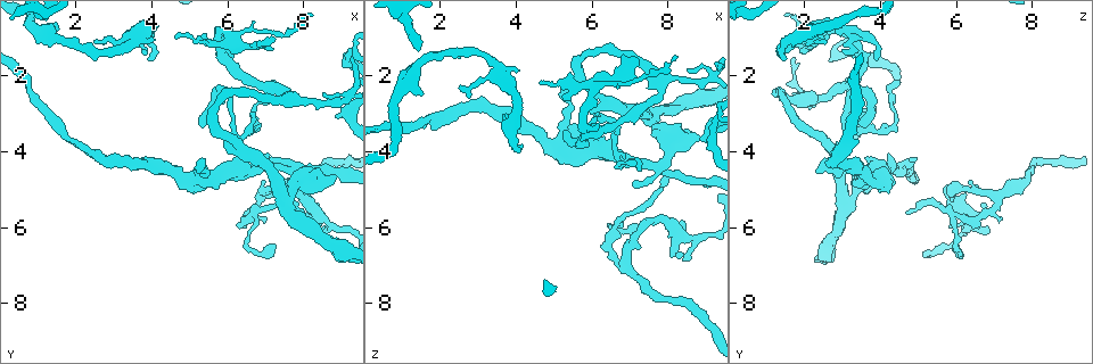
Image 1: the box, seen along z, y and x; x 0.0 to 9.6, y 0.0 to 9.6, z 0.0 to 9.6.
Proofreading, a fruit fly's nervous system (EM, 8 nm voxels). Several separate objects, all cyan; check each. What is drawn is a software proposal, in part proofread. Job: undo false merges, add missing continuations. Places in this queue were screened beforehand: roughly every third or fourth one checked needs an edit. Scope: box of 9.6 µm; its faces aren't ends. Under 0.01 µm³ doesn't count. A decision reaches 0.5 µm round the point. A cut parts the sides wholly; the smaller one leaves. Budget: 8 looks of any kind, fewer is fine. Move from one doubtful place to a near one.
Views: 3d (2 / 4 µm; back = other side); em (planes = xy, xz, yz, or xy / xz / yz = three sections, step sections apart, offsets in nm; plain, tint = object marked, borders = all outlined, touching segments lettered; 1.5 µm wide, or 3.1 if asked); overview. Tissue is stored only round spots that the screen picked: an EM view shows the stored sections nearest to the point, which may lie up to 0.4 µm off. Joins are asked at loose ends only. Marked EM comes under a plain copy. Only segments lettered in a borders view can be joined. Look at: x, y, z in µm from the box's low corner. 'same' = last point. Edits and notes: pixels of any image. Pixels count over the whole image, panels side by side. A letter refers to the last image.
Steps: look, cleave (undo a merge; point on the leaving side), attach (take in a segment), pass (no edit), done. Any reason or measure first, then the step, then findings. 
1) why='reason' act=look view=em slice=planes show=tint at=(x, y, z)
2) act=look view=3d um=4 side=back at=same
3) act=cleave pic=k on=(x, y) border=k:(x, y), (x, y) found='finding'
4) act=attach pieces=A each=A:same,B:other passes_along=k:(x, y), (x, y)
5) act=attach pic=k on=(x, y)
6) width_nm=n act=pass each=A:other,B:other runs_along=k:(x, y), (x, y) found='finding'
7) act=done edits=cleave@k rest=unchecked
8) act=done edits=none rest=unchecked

why='an open end' act=look view=3d um=4 at=(2.55, 1.05, 2.25)

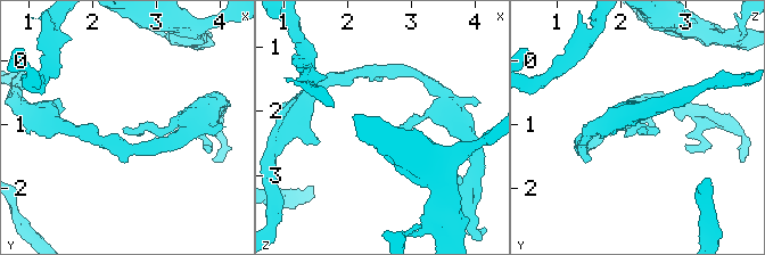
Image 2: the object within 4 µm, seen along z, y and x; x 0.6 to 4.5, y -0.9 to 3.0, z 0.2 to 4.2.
act=look view=em slice=planes show=borders at=(2.55, 1.10, 2.25)

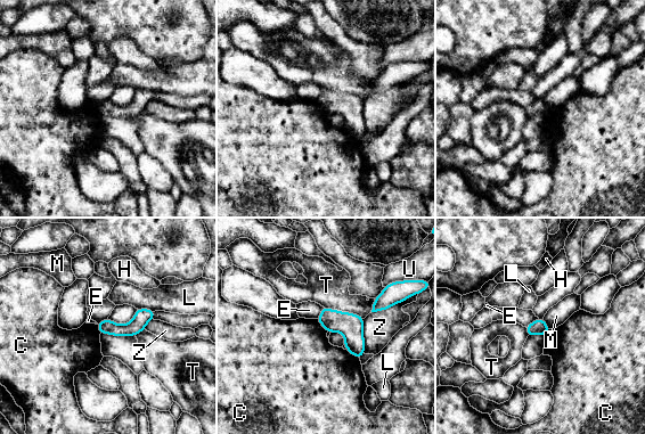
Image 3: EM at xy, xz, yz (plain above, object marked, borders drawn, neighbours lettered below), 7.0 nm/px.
width_nm=100 act=pass each=C:other,E:other,H:other,L:other,M:other,T:other,U:other,Z:other border=3:(323, 305), (350, 311), (364, 318) found='none of them fits'

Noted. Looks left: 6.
why='free end' act=look view=3d um=4 side=back at=(5.20, 4.60, 2.30)

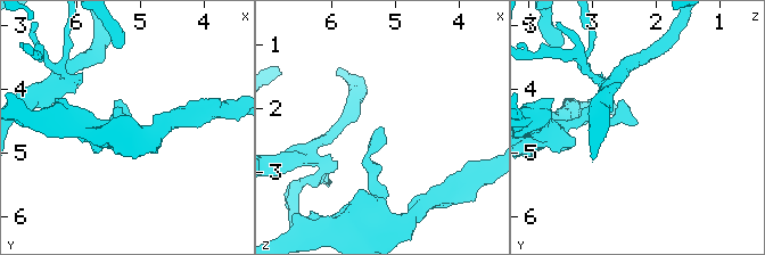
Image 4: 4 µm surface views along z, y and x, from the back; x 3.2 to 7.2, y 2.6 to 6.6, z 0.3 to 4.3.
act=look view=em slice=yz step=4 show=borders at=(5.15, 4.50, 2.30)

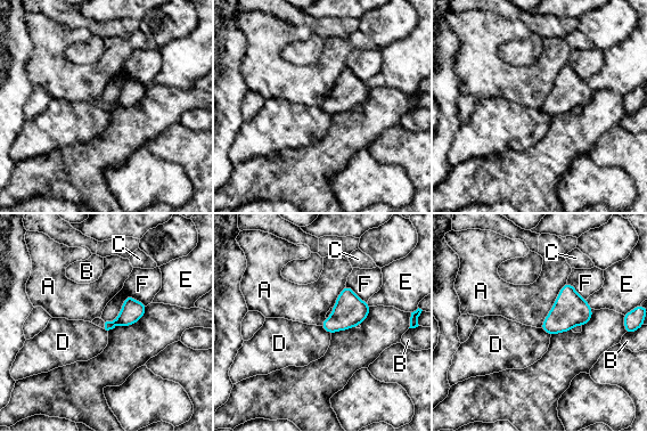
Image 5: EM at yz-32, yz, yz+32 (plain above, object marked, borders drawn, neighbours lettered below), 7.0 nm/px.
act=look view=em slice=planes show=borders at=same

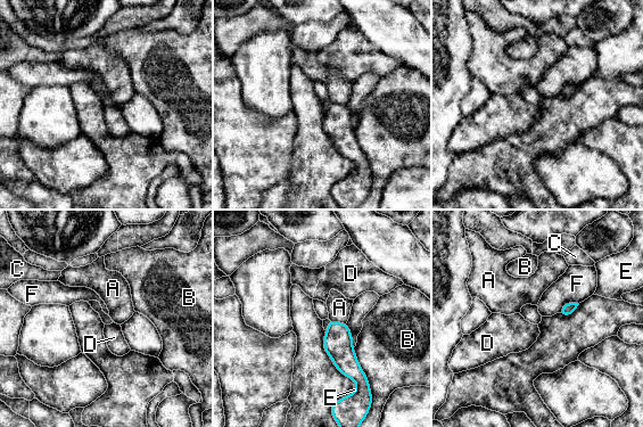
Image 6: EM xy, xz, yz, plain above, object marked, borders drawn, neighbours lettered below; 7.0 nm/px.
act=pass each=A:other,B:other,C:other,D:other,E:other,F:other border=6:(578, 303), (567, 302), (558, 312) found='none of them fits'

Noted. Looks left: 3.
why='tapers out' act=look view=em slice=yz step=8 show=tint at=(7.20, 2.20, 4.55)

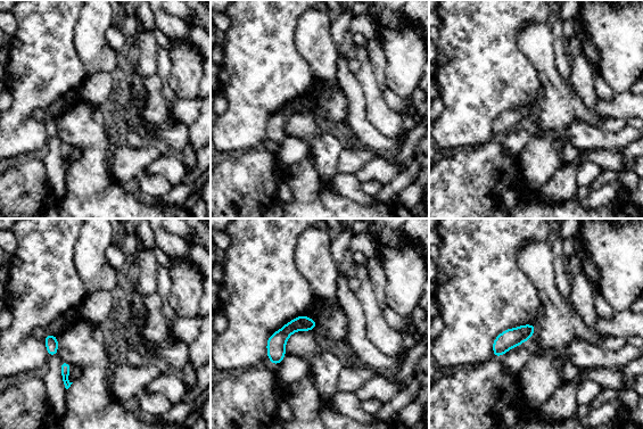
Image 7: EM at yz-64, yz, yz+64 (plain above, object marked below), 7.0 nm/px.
act=look view=em slice=planes show=borders at=same

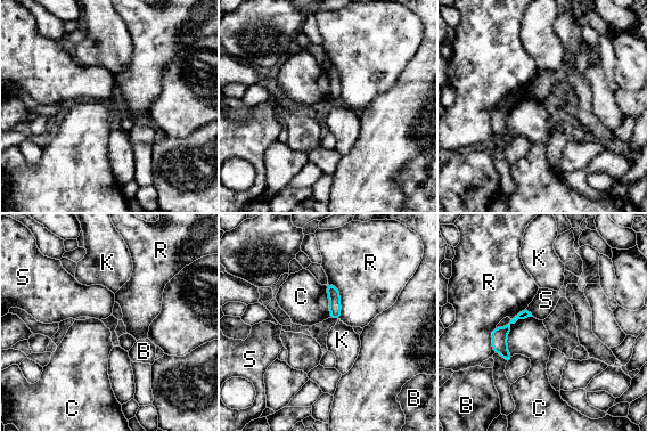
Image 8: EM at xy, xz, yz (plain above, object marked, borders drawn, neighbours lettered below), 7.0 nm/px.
act=pass each=B:other,C:other,K:other,R:other,S:other border=8:(532, 316), (510, 325), (512, 356) found='no lettered segment goes on from it'

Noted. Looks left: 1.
act=done edits=none rest=unchecked

